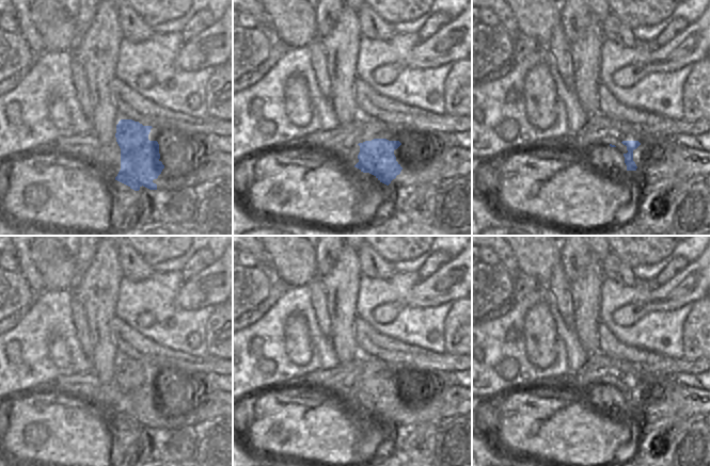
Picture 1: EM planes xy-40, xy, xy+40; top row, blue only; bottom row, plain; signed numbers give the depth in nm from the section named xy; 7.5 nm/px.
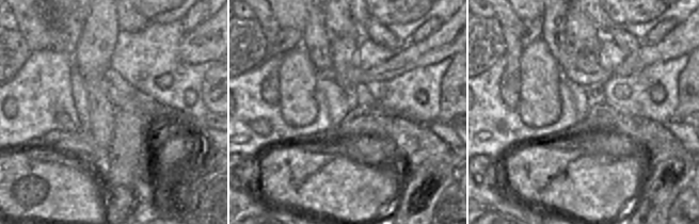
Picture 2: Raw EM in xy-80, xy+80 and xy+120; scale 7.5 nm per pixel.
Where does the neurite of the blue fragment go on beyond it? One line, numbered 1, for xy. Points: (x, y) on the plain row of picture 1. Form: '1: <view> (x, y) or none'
1: none

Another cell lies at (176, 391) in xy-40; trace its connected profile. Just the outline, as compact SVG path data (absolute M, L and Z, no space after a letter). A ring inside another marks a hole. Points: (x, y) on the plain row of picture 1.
M173 377L164 383L159 392L164 406L175 409L191 399L191 385L182 377Z

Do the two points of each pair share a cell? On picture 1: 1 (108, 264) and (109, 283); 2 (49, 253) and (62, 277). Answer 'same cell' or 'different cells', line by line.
1: same cell
2: same cell

